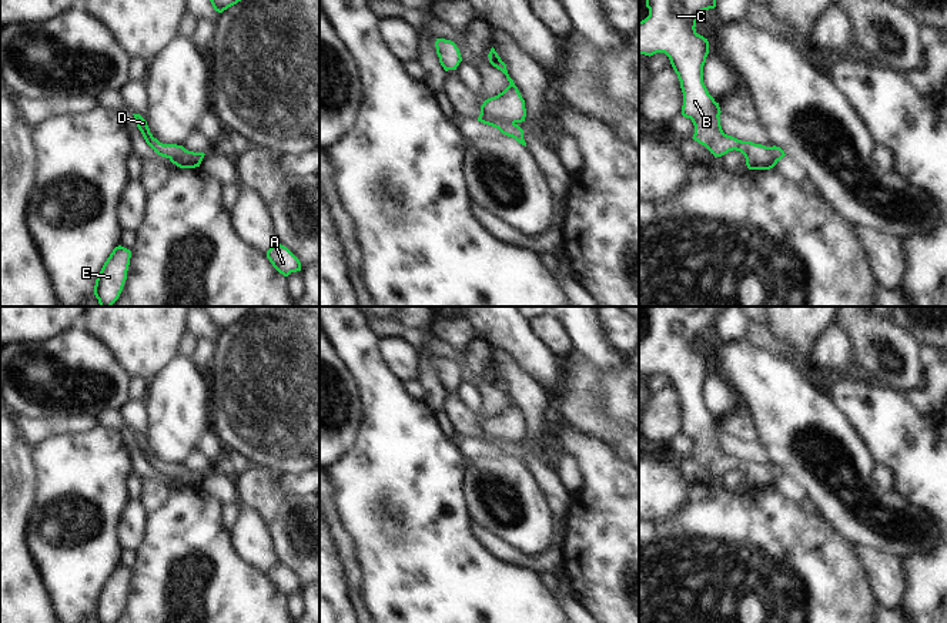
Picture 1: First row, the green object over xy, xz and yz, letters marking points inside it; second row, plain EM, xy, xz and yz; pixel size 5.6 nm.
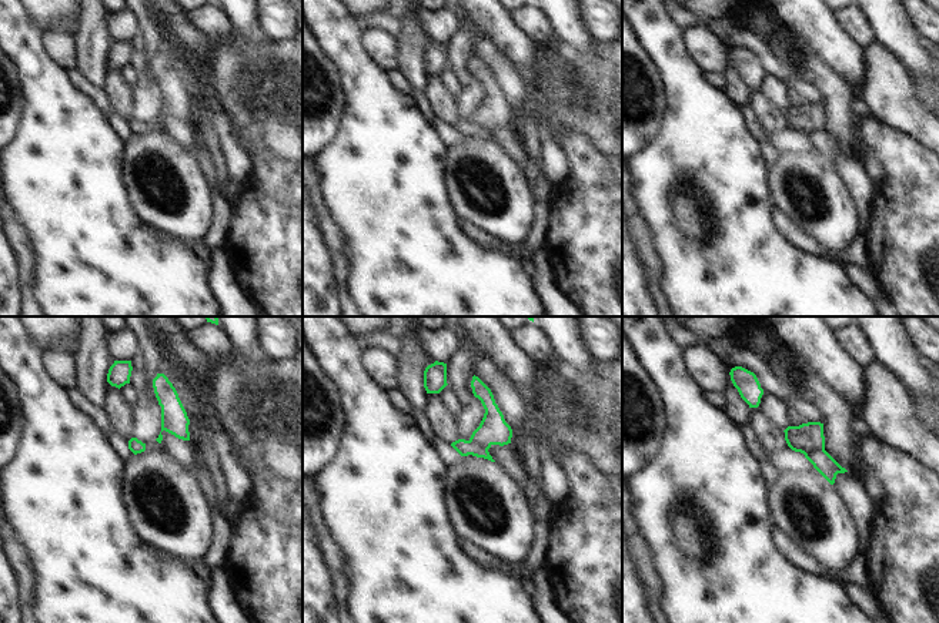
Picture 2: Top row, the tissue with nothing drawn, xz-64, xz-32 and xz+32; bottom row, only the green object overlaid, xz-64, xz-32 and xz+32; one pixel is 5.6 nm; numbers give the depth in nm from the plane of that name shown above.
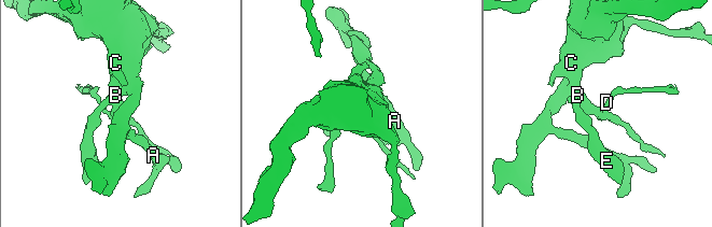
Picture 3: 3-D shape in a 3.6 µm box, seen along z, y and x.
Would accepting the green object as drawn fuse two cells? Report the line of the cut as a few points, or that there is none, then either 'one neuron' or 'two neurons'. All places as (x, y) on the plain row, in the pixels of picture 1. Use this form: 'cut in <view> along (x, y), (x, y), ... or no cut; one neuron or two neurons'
cut in xz along (481, 429), (492, 436), (514, 442); two neurons

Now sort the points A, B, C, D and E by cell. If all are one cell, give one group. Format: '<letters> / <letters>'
A B C E / D

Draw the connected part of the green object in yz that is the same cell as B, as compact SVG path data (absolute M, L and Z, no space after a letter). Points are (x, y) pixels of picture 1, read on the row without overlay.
M649 307L646 326L649 335L639 341L639 374L665 372L677 393L683 412L682 435L695 445L693 459L705 465L715 476L729 470L740 470L749 489L770 489L777 483L772 466L742 460L723 452L719 422L709 413L703 402L703 385L709 374L709 361L696 352L696 341L705 329L715 328L717 315L729 307Z

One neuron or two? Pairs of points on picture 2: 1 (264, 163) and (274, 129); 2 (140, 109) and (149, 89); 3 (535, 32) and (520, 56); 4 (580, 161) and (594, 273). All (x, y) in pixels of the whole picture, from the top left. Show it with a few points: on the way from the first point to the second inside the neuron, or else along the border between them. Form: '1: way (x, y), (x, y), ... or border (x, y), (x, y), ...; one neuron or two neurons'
1: border (246, 147), (261, 143), (277, 157), (287, 161); two neurons
2: way (144, 104), (146, 93); one neuron
3: border (510, 14), (538, 44); two neurons
4: way (594, 188), (594, 245); one neuron

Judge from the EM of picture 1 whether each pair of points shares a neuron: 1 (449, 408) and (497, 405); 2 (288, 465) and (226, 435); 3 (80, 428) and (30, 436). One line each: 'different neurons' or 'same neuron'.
1: different neurons
2: same neuron
3: same neuron

